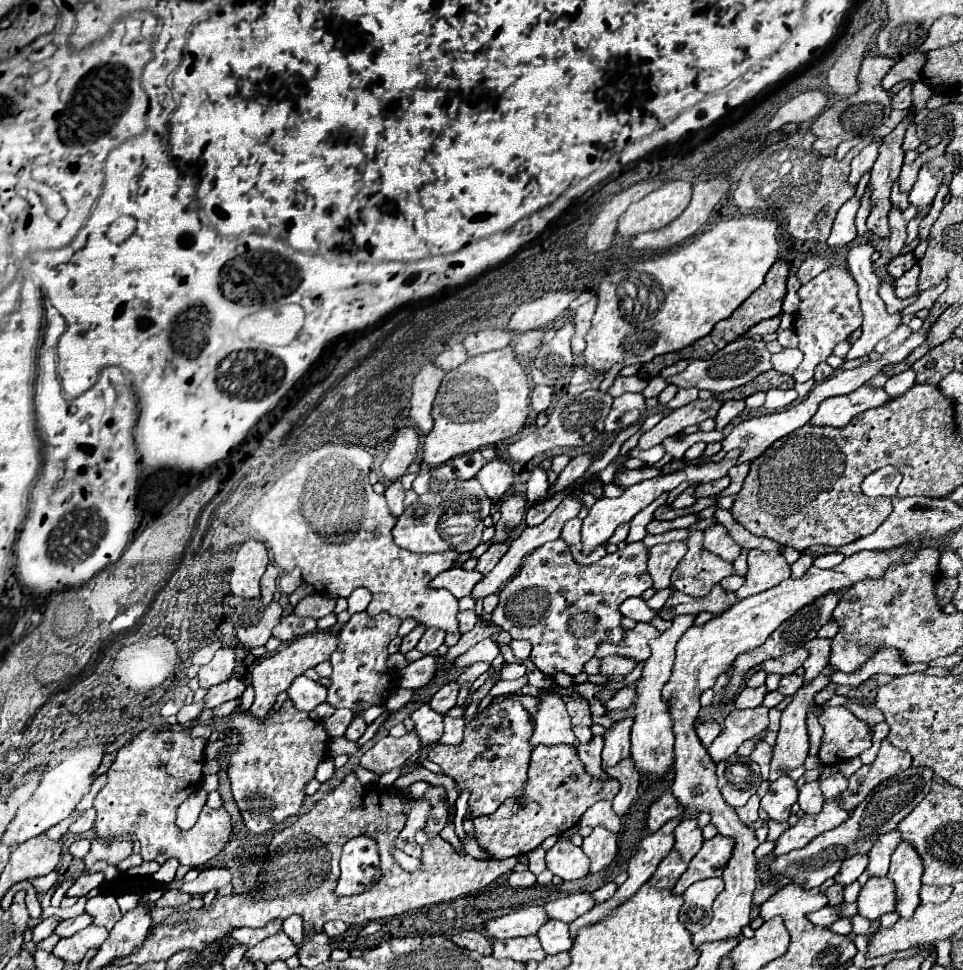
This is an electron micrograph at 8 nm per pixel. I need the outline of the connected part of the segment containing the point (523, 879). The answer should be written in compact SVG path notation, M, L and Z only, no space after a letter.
M523 871L523 873L511 873L509 875L509 885L511 887L529 887L535 883L535 875L531 871Z

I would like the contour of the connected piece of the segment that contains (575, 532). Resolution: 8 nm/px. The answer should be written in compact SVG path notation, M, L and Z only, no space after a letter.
M575 517L571 521L567 521L563 525L563 531L561 531L561 537L567 541L567 545L571 547L571 555L577 563L583 563L583 565L591 565L595 561L599 561L601 557L607 555L605 547L595 547L595 551L591 555L583 555L581 551L581 519Z

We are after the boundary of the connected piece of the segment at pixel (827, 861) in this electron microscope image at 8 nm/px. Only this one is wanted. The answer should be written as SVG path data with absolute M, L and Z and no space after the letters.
M909 767L907 771L883 781L865 797L865 801L849 815L845 823L841 823L831 831L821 833L811 841L811 845L773 859L769 863L769 869L773 873L791 877L793 883L805 887L819 887L823 881L831 879L839 871L841 863L847 857L853 857L857 853L867 853L879 835L897 829L899 821L903 821L913 811L913 807L923 801L923 797L931 787L931 779L933 779L933 771L929 767Z

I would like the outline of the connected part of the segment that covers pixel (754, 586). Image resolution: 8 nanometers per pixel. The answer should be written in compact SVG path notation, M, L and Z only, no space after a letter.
M749 551L749 573L745 575L745 583L741 589L735 591L739 599L751 597L755 593L761 593L765 589L771 589L779 585L781 581L789 579L791 567L787 565L785 557L777 551L765 553L765 551Z

